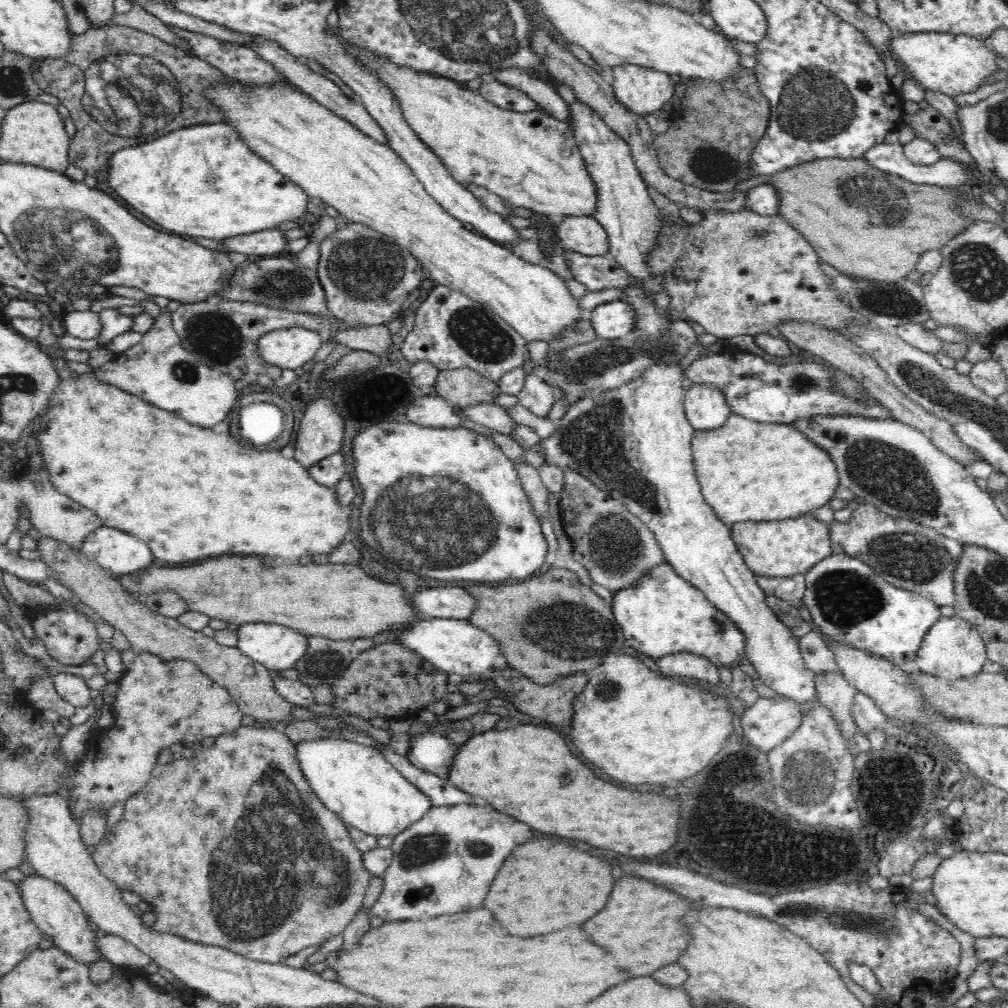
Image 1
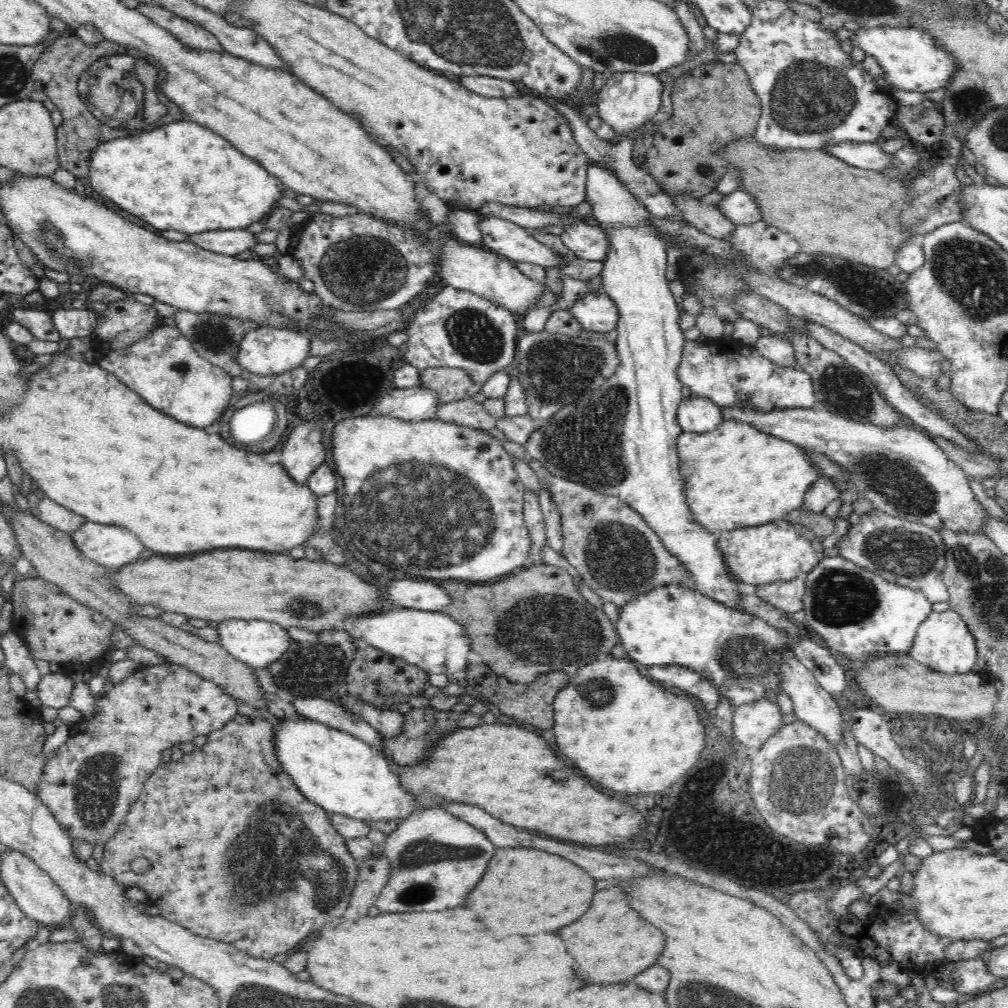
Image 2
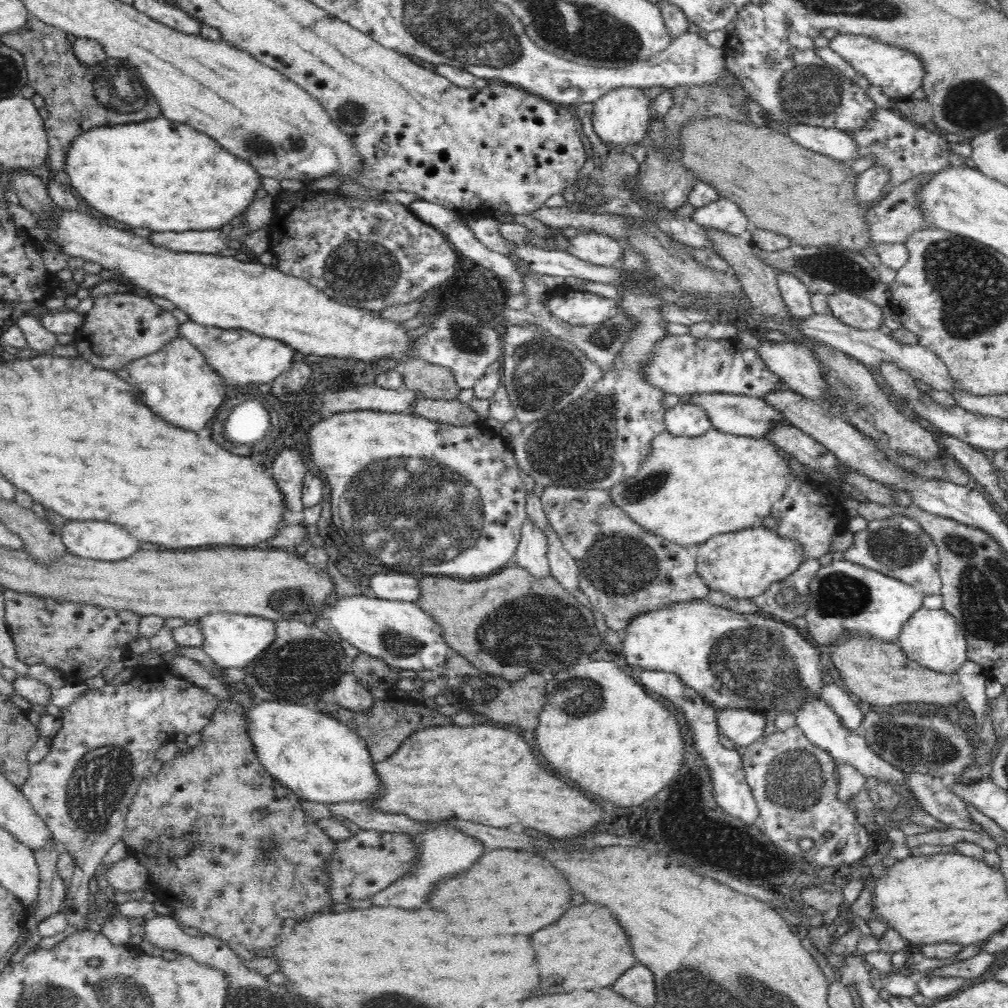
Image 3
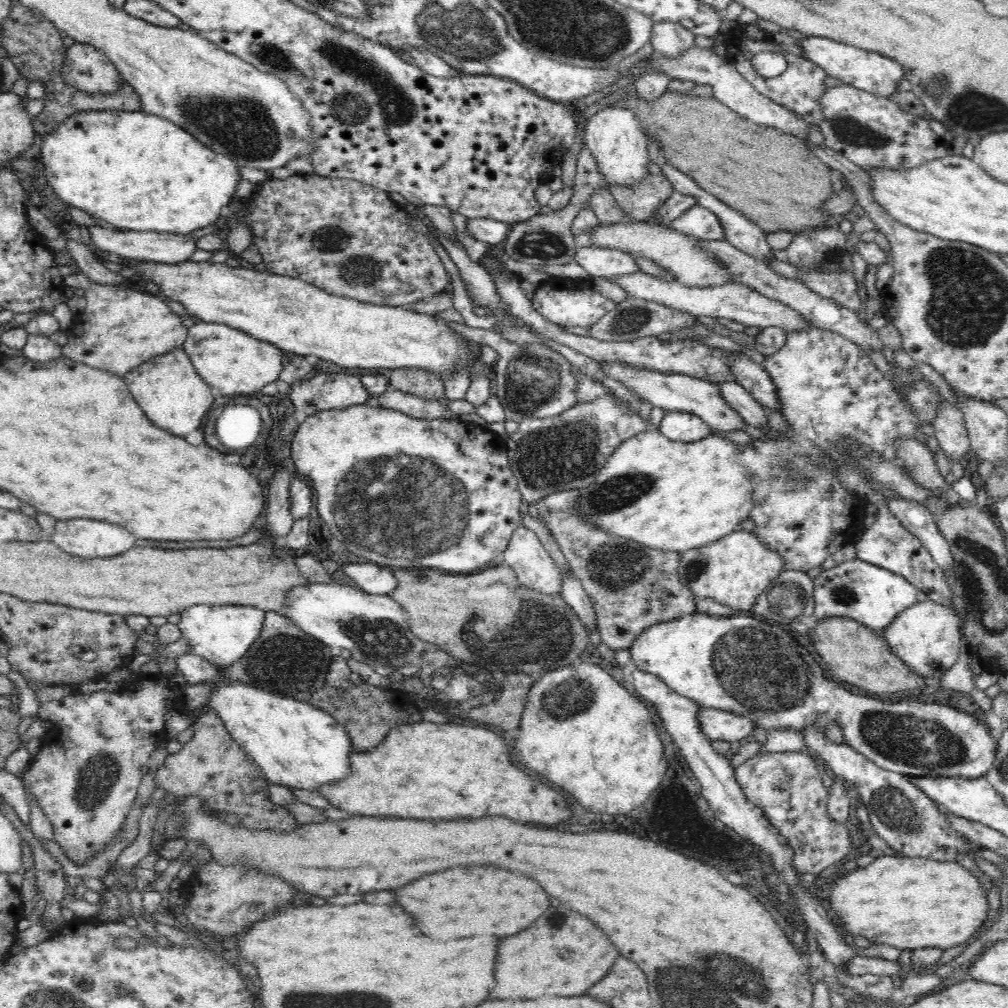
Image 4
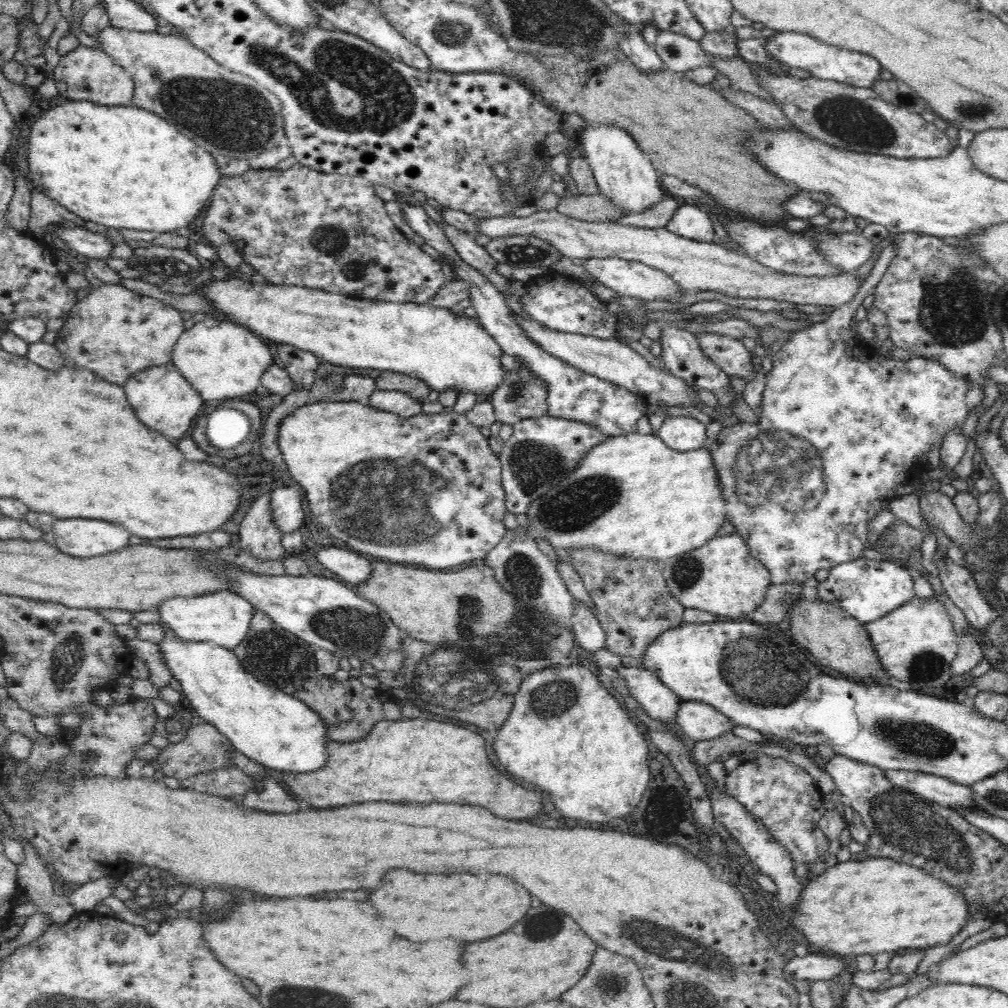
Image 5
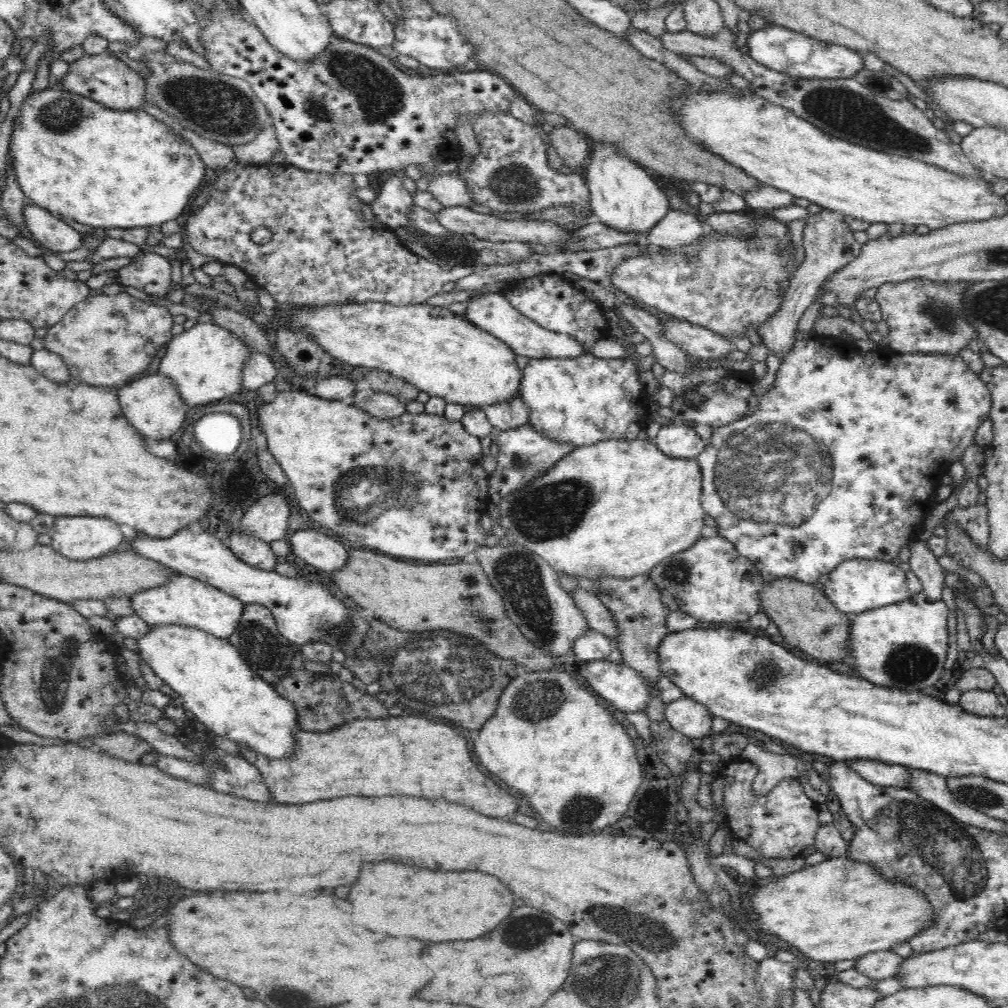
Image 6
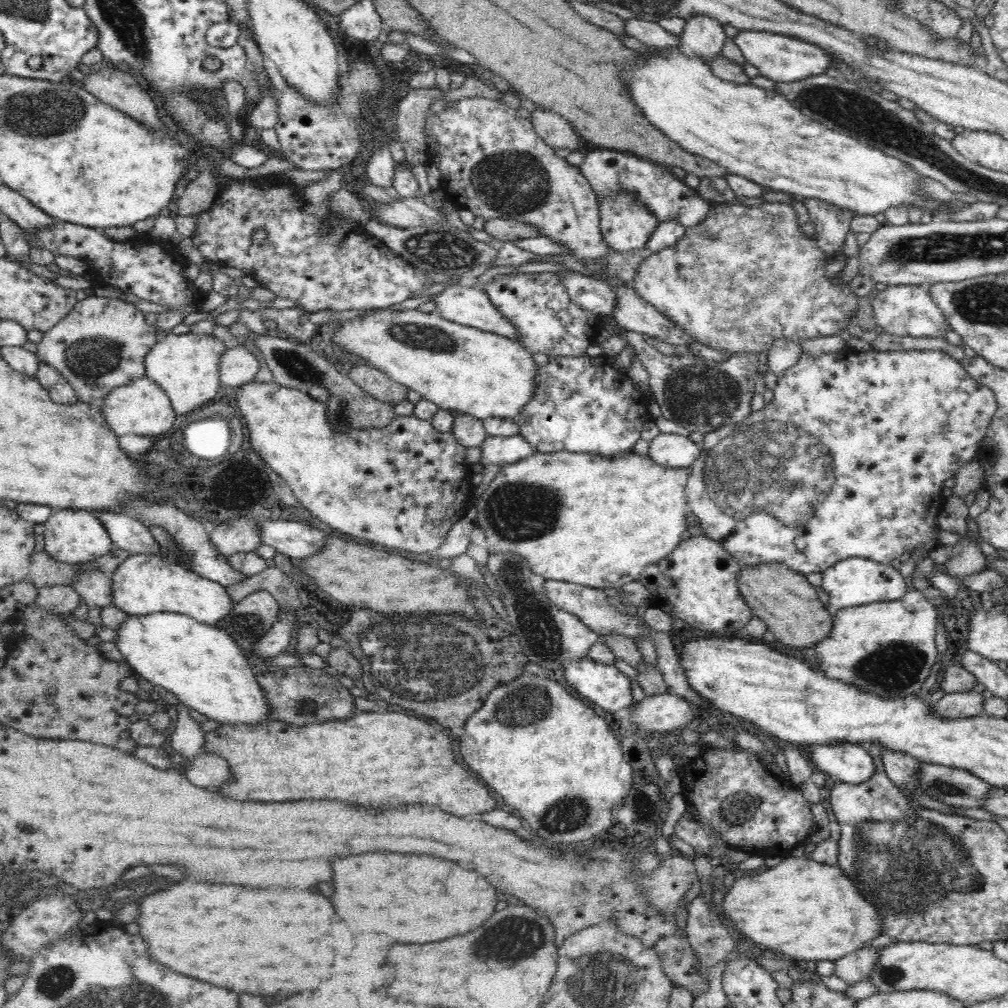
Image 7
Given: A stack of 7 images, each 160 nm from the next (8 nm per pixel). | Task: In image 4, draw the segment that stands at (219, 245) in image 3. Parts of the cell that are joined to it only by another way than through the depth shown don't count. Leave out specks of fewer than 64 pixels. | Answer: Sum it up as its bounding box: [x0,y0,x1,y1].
[87,226,198,264]

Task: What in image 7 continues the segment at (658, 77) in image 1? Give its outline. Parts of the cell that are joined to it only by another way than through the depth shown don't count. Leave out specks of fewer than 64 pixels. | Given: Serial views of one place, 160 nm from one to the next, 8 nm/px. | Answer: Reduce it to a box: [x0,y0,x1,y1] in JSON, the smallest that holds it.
[599,190,659,252]

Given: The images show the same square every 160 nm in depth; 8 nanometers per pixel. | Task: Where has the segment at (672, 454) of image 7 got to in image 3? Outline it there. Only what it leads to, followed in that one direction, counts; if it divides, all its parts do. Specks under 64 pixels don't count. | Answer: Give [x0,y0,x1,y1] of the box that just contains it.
[664,401,713,437]

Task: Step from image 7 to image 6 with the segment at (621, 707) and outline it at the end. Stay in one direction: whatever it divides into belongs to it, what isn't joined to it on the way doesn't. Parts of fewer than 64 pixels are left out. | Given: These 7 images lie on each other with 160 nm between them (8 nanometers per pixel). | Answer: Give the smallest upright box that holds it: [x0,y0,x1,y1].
[577,660,651,712]

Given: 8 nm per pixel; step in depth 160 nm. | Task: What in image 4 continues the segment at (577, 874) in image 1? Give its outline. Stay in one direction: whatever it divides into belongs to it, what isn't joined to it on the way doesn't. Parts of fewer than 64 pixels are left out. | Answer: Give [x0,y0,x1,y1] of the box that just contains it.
[396,866,548,940]

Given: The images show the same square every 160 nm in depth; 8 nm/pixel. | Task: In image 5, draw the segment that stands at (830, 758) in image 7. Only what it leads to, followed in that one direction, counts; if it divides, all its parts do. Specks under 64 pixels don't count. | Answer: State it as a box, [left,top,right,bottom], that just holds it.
[884,770,983,812]

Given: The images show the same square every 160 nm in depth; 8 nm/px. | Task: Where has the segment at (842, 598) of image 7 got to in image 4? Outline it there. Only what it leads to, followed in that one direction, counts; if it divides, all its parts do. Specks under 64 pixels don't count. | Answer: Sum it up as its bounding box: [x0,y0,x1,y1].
[813,558,918,634]

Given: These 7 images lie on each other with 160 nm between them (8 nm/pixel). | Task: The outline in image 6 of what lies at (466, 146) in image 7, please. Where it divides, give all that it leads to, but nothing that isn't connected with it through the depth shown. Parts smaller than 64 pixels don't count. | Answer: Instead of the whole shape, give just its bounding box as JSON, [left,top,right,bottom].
[460,111,735,360]

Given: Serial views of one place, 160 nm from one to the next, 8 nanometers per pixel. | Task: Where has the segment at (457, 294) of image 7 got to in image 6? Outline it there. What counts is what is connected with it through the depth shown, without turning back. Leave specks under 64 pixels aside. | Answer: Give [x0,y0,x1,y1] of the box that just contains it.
[464,292,586,358]

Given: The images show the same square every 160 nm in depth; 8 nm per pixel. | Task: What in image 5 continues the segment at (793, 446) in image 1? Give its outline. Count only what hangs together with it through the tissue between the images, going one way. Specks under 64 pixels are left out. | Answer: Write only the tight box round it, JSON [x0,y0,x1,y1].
[525,432,726,560]

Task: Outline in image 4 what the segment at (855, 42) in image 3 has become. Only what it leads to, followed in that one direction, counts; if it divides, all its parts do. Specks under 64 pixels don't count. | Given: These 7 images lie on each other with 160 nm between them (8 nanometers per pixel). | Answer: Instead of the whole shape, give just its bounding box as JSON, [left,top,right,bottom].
[797,37,905,97]

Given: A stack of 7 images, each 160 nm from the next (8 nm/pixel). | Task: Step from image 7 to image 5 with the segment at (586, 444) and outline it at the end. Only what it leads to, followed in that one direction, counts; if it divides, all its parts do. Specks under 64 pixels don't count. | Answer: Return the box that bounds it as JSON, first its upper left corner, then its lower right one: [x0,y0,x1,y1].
[400,201,648,437]

